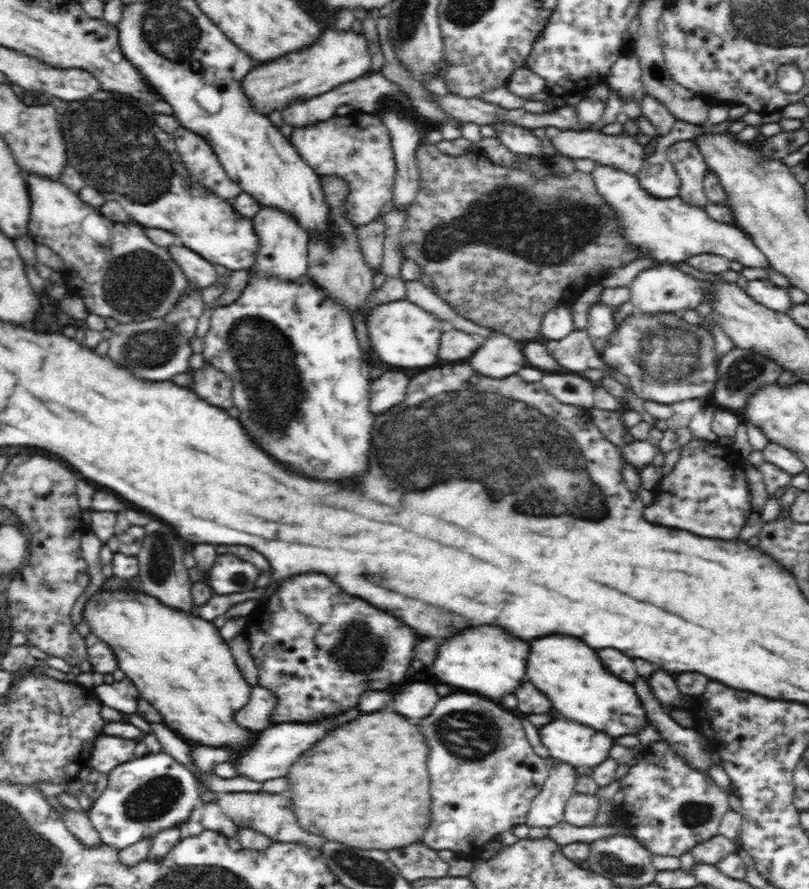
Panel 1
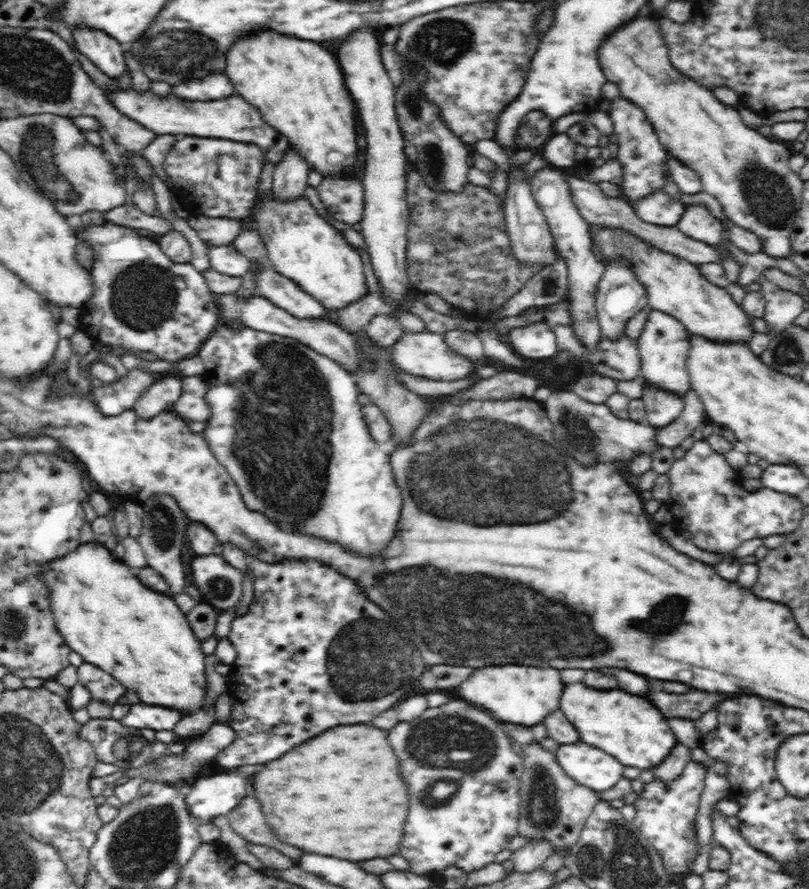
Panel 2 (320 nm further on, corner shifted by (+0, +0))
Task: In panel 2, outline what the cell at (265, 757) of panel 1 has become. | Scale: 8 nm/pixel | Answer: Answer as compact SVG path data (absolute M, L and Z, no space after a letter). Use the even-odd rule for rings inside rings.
M228 769L223 773L202 776L193 781L186 790L190 812L198 817L201 824L212 823L214 817L227 815L239 805L244 796L250 794L250 780L245 775L237 775L232 769Z

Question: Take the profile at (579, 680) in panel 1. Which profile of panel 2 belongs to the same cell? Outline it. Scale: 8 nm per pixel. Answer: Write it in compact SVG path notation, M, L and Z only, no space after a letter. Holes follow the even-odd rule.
M564 681L557 698L560 710L576 727L581 740L610 753L624 766L653 771L677 740L669 720L643 696L632 696L622 690L594 690L586 688L586 684Z

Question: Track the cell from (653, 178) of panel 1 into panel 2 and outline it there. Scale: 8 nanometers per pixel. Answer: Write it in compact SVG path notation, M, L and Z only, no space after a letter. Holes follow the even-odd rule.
M656 190L656 192L636 200L633 207L644 222L658 226L677 226L680 216L684 214L683 204L663 190Z

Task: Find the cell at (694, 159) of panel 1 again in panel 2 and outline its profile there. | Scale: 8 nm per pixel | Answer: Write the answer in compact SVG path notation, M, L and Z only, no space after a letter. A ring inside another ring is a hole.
M703 205L684 206L684 214L680 216L676 227L686 236L712 247L718 246L724 236L722 223Z

